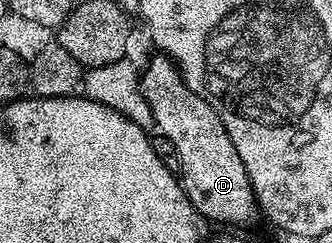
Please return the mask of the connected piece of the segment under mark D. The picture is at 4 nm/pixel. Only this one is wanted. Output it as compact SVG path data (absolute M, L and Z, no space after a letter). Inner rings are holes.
M164 54L153 55L155 56L150 58L149 65L140 73L141 89L151 106L156 131L171 138L175 154L179 154L181 188L187 194L193 209L197 211L198 217L205 219L206 216L209 220L219 220L223 224L249 224L253 219L258 219L257 199L243 166L243 158L239 158L239 150L235 150L235 142L231 142L219 114L215 114L205 97L183 79L170 57Z

